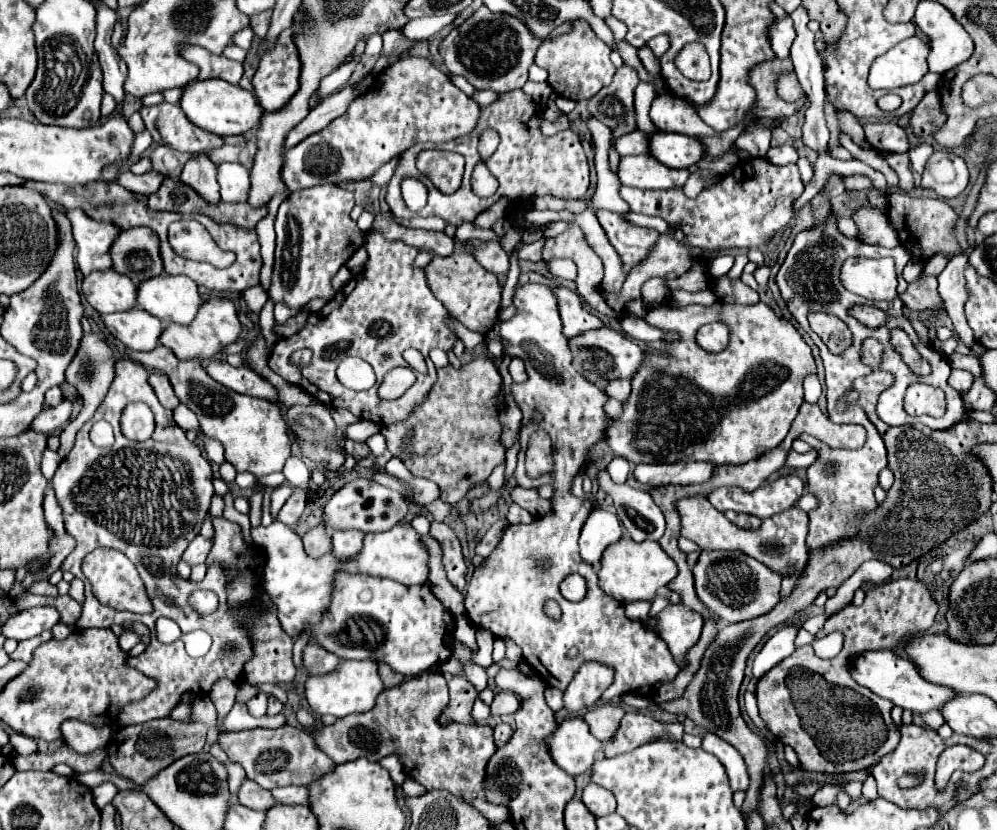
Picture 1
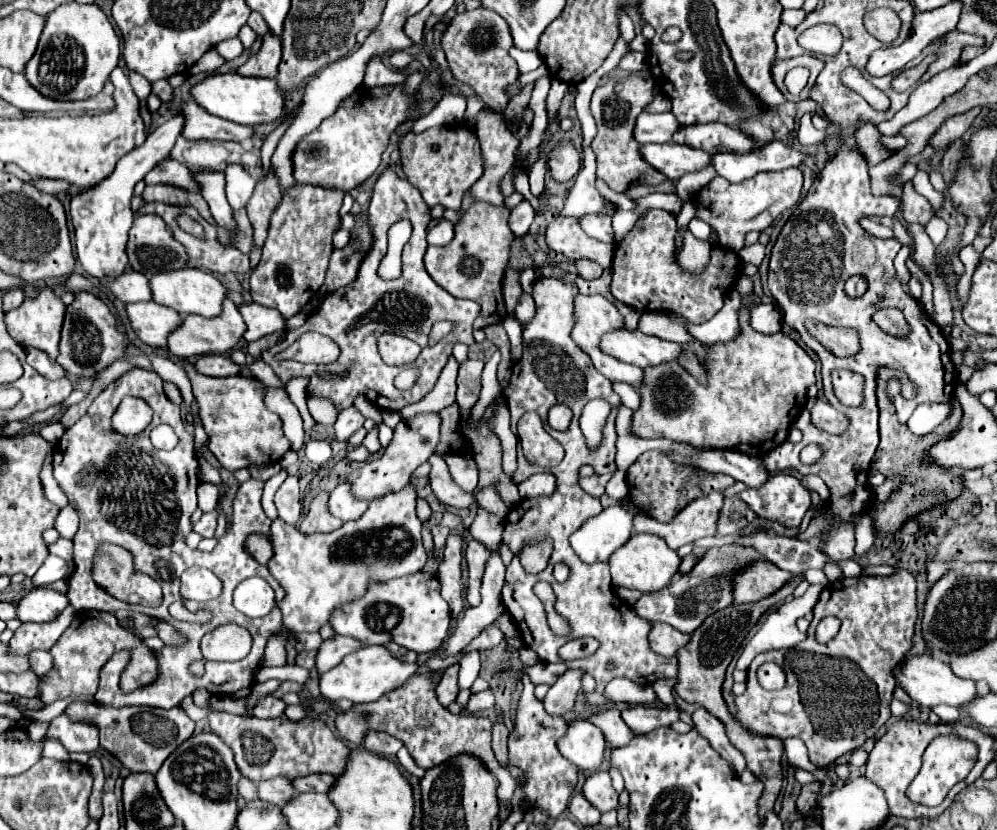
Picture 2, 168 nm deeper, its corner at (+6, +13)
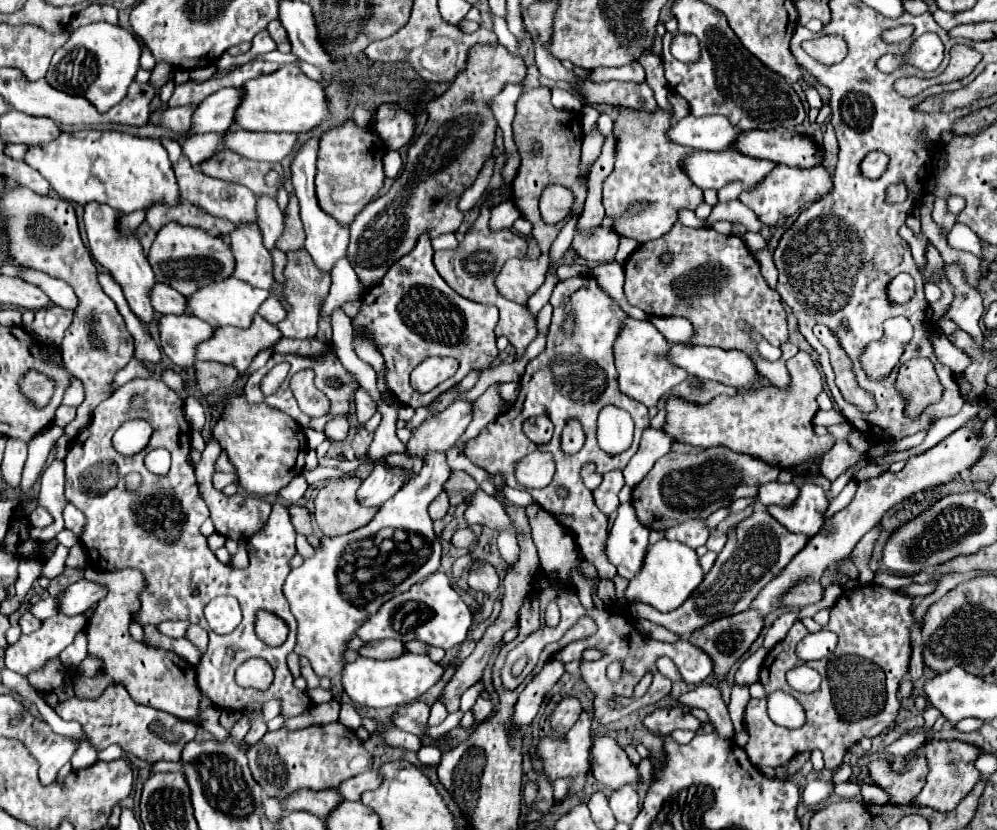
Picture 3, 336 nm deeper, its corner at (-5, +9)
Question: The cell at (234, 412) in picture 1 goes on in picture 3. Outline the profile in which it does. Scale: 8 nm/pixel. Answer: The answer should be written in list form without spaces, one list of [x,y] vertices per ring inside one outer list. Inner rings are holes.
[[[230,396],[224,400],[224,416],[216,422],[212,436],[226,450],[230,464],[236,468],[238,484],[258,496],[276,496],[294,476],[304,470],[306,436],[302,428],[278,408],[268,404],[250,404],[244,396]]]

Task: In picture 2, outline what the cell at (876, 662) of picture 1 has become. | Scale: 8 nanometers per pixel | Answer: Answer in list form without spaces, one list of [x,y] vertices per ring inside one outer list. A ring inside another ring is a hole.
[[[917,654],[917,656],[907,656],[903,660],[903,664],[899,664],[895,668],[895,680],[897,684],[911,696],[911,700],[919,702],[921,706],[933,708],[937,704],[947,704],[947,706],[961,706],[969,700],[973,700],[977,696],[975,690],[975,682],[973,680],[965,680],[959,678],[951,672],[949,664],[945,664],[945,660],[937,658],[935,654]]]

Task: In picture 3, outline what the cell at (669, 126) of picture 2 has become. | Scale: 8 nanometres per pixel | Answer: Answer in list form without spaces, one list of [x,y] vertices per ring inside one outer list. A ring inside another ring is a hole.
[[[686,116],[678,120],[668,136],[676,144],[692,146],[696,150],[722,152],[730,150],[738,140],[740,130],[732,126],[726,116]]]

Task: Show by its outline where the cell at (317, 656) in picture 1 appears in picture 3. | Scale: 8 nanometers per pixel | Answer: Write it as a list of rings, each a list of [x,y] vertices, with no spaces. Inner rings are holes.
[[[376,640],[368,642],[364,648],[360,648],[360,654],[366,658],[376,658],[376,660],[390,660],[396,656],[402,656],[406,652],[404,642],[400,640]]]

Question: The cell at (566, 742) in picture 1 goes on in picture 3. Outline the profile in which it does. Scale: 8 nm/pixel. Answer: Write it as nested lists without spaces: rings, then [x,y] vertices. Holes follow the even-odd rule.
[[[602,736],[592,746],[592,774],[594,778],[604,784],[608,790],[622,788],[624,784],[636,786],[640,784],[638,766],[632,764],[628,754],[608,736]]]

